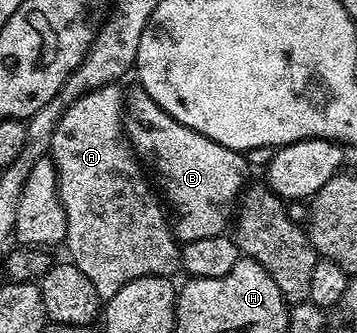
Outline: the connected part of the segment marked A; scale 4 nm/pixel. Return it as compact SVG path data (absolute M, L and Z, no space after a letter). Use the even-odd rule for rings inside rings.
M116 83L103 85L100 89L95 89L79 97L62 115L62 119L52 136L52 148L50 150L50 156L56 163L56 172L60 175L60 202L66 211L66 223L68 224L66 246L68 245L68 253L72 256L69 257L71 264L76 265L78 271L82 271L82 275L86 275L86 279L90 279L90 283L94 283L94 291L98 291L101 302L104 303L108 302L114 295L118 295L118 291L122 291L122 287L126 287L126 283L130 283L134 279L142 279L143 277L166 277L172 279L175 278L175 273L179 274L182 269L180 258L182 245L173 232L170 217L168 219L167 215L164 214L165 206L162 204L161 198L157 194L157 198L152 194L152 189L148 186L147 179L144 178L143 171L145 172L145 170L142 168L141 162L138 160L131 144L125 140L126 93L125 90L120 90L120 87Z

